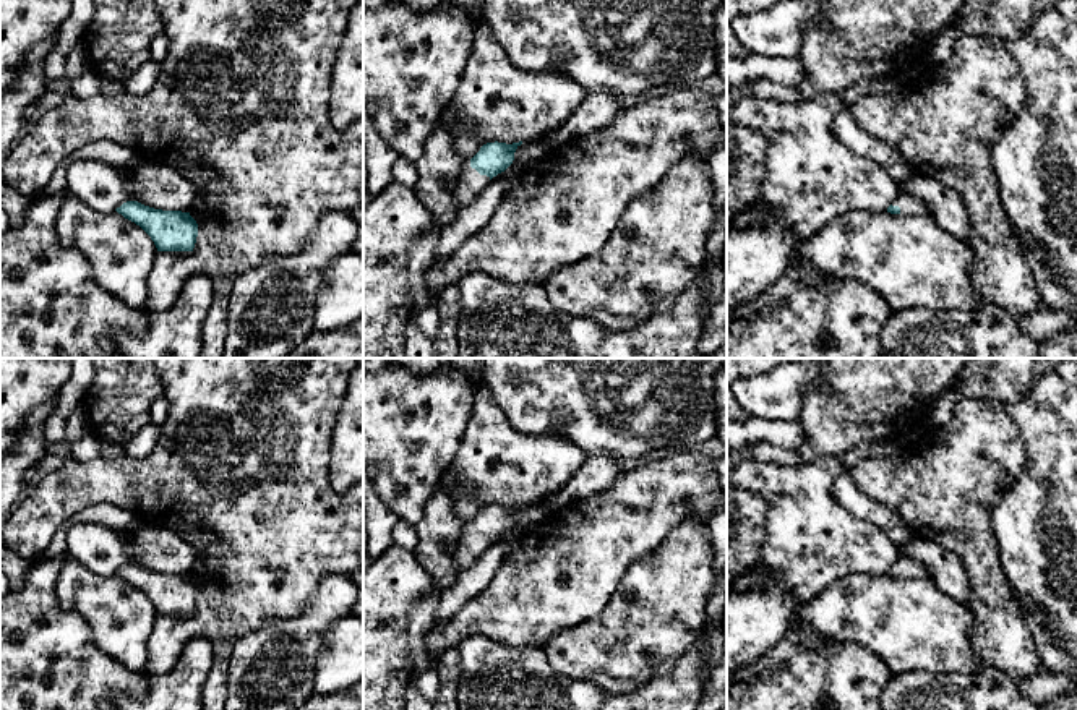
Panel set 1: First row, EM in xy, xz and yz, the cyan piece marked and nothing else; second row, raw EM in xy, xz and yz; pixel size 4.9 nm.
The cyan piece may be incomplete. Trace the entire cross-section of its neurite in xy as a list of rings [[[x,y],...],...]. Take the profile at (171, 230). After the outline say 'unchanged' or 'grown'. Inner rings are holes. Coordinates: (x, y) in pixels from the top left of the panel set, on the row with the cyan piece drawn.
[[[127,201],[115,211],[139,225],[157,251],[193,251],[195,248],[198,224],[190,212],[154,209],[138,201]]] | unchanged

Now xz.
[[[487,143],[466,160],[462,175],[454,191],[454,203],[462,207],[469,204],[498,173],[504,172],[514,160],[516,149],[522,144]]] | grown

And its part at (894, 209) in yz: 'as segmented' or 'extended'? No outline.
extended

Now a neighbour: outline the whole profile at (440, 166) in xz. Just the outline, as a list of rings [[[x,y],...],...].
[[[440,118],[423,146],[422,156],[415,160],[418,180],[414,191],[441,227],[449,225],[459,211],[454,203],[454,191],[464,165],[466,159],[459,156],[451,133]]]

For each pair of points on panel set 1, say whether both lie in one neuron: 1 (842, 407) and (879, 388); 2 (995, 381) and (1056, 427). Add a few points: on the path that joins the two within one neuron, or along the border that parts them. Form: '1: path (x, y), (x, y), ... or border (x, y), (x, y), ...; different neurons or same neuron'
1: path (852, 407), (860, 407), (870, 397); same neuron
2: border (1038, 378), (1024, 394), (1004, 404); different neurons

